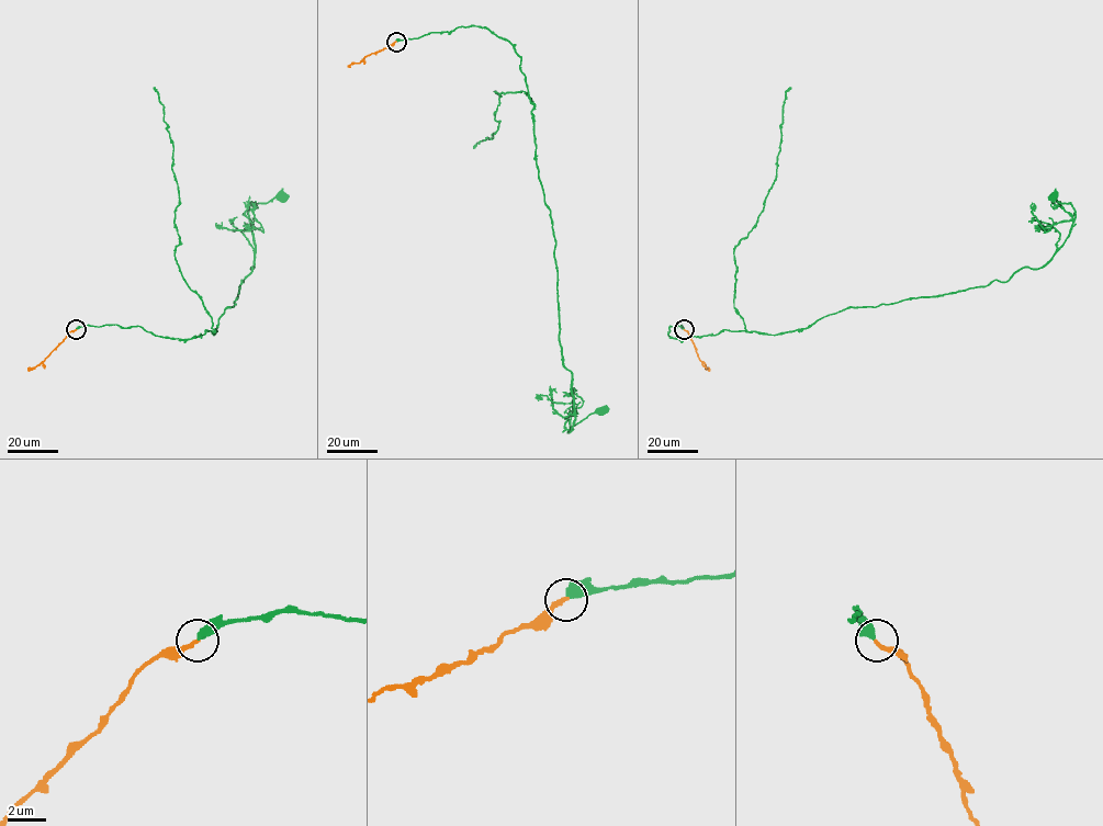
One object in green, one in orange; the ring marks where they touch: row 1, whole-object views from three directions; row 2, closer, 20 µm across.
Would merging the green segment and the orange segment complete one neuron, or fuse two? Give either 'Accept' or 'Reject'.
Accept

